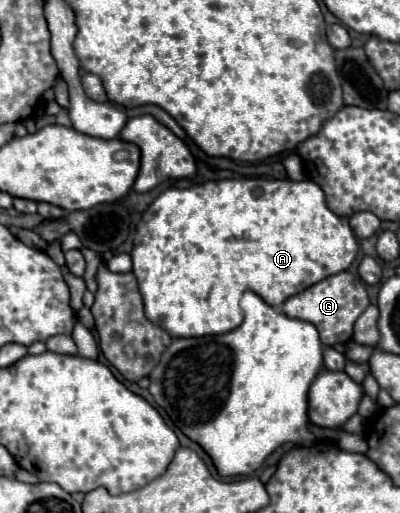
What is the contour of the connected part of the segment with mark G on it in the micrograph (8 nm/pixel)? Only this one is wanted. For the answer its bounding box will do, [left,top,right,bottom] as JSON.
[281,271,369,345]

